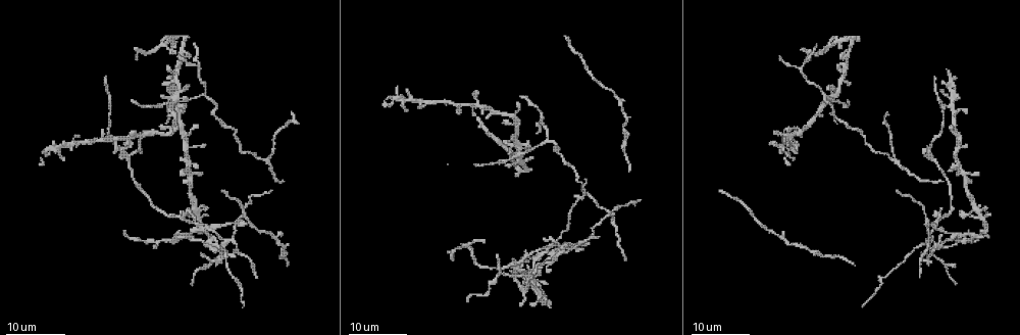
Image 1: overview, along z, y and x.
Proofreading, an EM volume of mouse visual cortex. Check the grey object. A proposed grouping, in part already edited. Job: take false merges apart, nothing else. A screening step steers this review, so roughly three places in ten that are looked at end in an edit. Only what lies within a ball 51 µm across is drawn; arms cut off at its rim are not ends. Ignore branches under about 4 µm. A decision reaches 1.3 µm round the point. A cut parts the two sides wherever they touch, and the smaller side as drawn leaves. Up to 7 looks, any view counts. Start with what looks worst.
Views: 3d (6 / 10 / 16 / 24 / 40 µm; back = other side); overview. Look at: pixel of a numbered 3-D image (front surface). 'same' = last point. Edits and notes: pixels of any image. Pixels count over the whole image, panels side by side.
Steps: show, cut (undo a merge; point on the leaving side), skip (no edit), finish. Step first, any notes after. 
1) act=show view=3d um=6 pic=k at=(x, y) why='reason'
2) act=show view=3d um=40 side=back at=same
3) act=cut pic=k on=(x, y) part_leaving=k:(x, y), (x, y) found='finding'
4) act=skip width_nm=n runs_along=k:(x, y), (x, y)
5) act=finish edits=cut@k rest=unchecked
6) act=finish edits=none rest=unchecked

act=show view=3d um=24 pic=1 at=(930, 239) why='looks like a crossing'

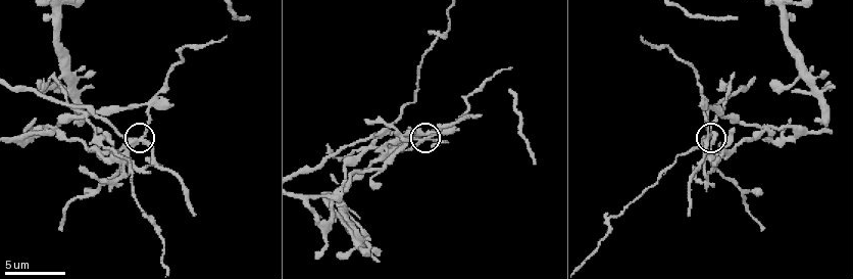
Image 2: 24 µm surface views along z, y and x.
act=show view=3d um=10 pic=2 at=(707, 140)

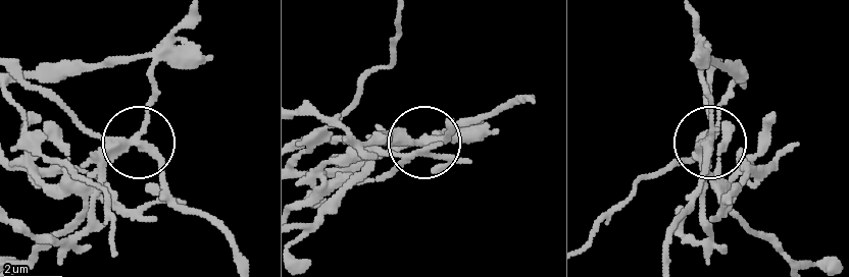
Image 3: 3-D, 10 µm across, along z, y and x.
act=cut pic=3 on=(102, 183) width_nm=260 found='two neurons meet here'

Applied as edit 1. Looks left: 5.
act=show view=overview why='see it whole again'

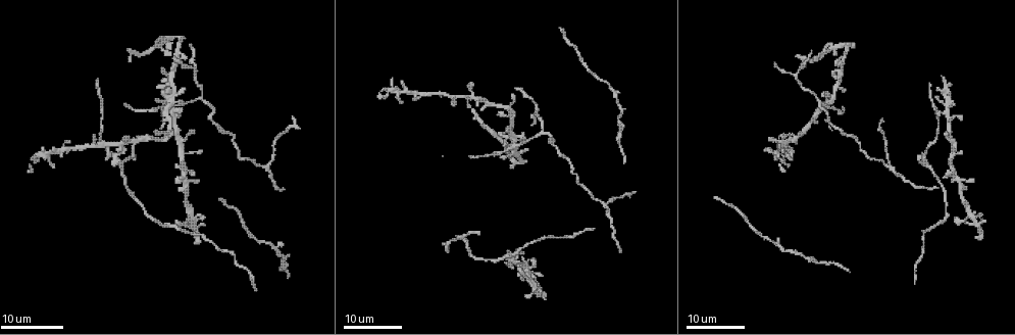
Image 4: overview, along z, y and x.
act=show view=3d um=24 pic=4 at=(186, 104) why='three-way junction'

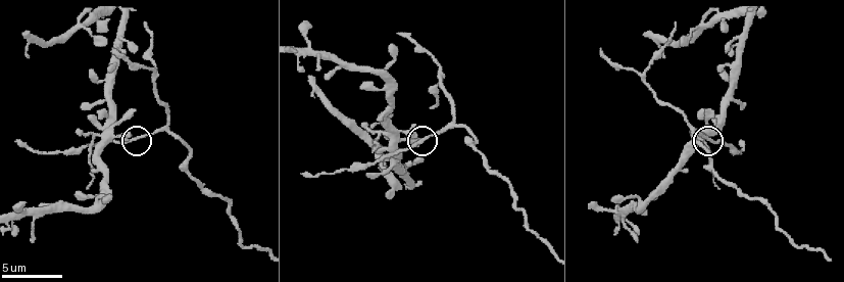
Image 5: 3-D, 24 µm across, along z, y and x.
act=show view=3d um=10 pic=5 at=(135, 138)

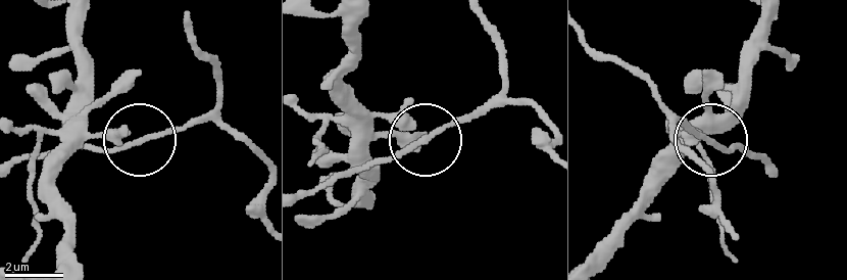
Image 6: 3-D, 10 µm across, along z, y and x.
act=skip found='continuous, no second neuron'

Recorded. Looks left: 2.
act=show view=3d um=16 pic=4 at=(891, 165) why='arms part here'

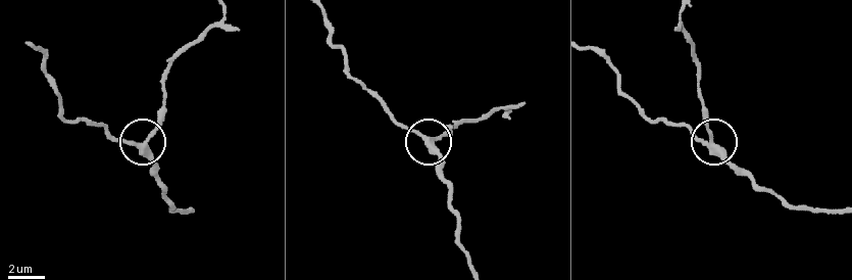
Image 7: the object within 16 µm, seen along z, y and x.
act=show view=3d um=6 pic=7 at=(142, 147)

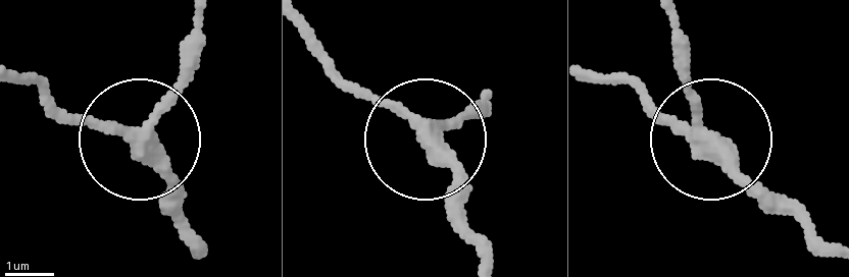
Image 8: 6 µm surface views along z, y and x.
act=skip width_nm=290 found='all the same neuron'

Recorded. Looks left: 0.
act=finish edits=cut@3 rest=unchecked

